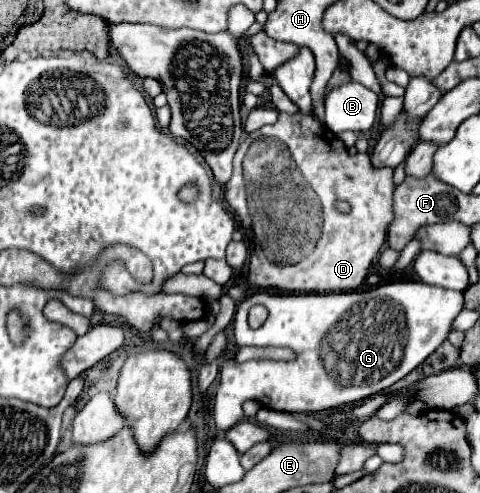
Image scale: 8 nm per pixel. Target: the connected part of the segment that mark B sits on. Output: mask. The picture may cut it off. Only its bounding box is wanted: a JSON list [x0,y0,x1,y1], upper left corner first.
[325,82,379,134]

